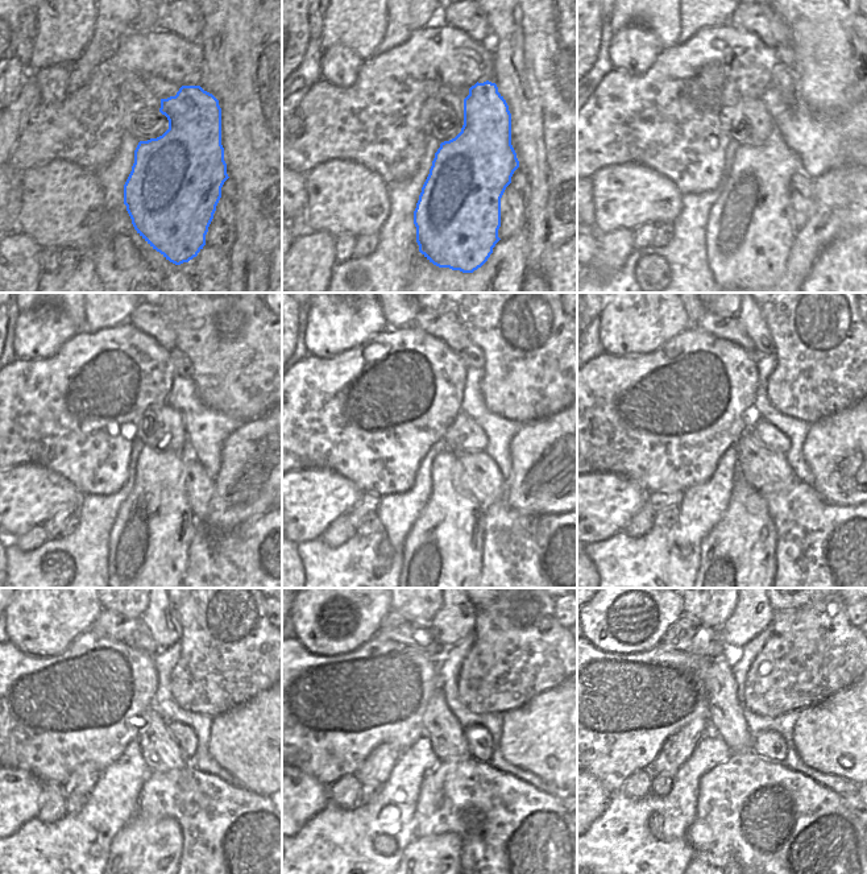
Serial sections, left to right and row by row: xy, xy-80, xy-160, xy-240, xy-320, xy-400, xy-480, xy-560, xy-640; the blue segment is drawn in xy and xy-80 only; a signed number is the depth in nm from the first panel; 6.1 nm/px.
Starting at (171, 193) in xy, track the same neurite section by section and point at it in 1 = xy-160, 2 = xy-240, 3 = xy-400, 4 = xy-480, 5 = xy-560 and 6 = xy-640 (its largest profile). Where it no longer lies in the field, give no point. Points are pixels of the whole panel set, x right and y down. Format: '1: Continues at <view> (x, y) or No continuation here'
1: Continues at xy-160 (750, 231)
2: Continues at xy-240 (150, 538)
3: Continues at xy-400 (737, 560)
4: Continues at xy-480 (144, 856)
5: Continues at xy-560 (438, 856)
6: Continues at xy-640 (699, 856).

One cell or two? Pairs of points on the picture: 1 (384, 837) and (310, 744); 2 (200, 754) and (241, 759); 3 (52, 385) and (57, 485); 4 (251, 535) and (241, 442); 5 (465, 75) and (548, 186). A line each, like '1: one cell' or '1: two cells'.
1: two cells
2: two cells
3: two cells
4: two cells
5: two cells

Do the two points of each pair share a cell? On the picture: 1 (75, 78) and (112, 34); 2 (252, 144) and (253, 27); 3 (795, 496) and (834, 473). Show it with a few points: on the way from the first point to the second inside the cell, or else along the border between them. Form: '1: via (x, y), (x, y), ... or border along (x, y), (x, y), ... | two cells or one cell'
1: via (83, 67), (103, 45) | one cell
2: via (253, 115), (253, 56) | one cell
3: border along (811, 485), (826, 501), (837, 504) | two cells

